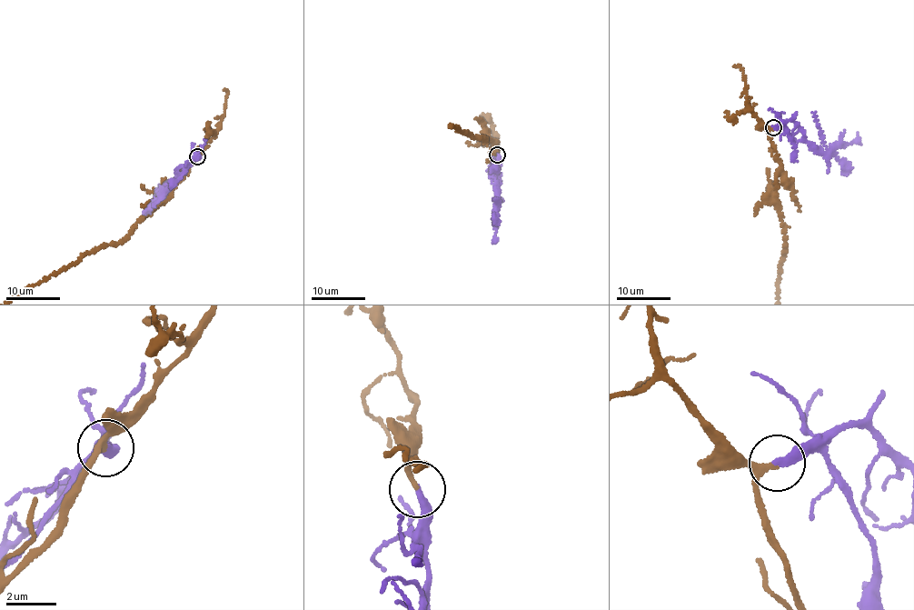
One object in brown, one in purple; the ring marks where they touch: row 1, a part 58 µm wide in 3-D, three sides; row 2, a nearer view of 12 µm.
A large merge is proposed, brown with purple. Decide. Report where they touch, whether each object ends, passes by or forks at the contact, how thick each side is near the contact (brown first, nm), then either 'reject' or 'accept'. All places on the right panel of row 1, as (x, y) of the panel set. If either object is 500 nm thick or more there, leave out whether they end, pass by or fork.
at (773, 127); brown passes by; purple ends there; 180 nm thick on the brown side, 320 nm on the other; accept

